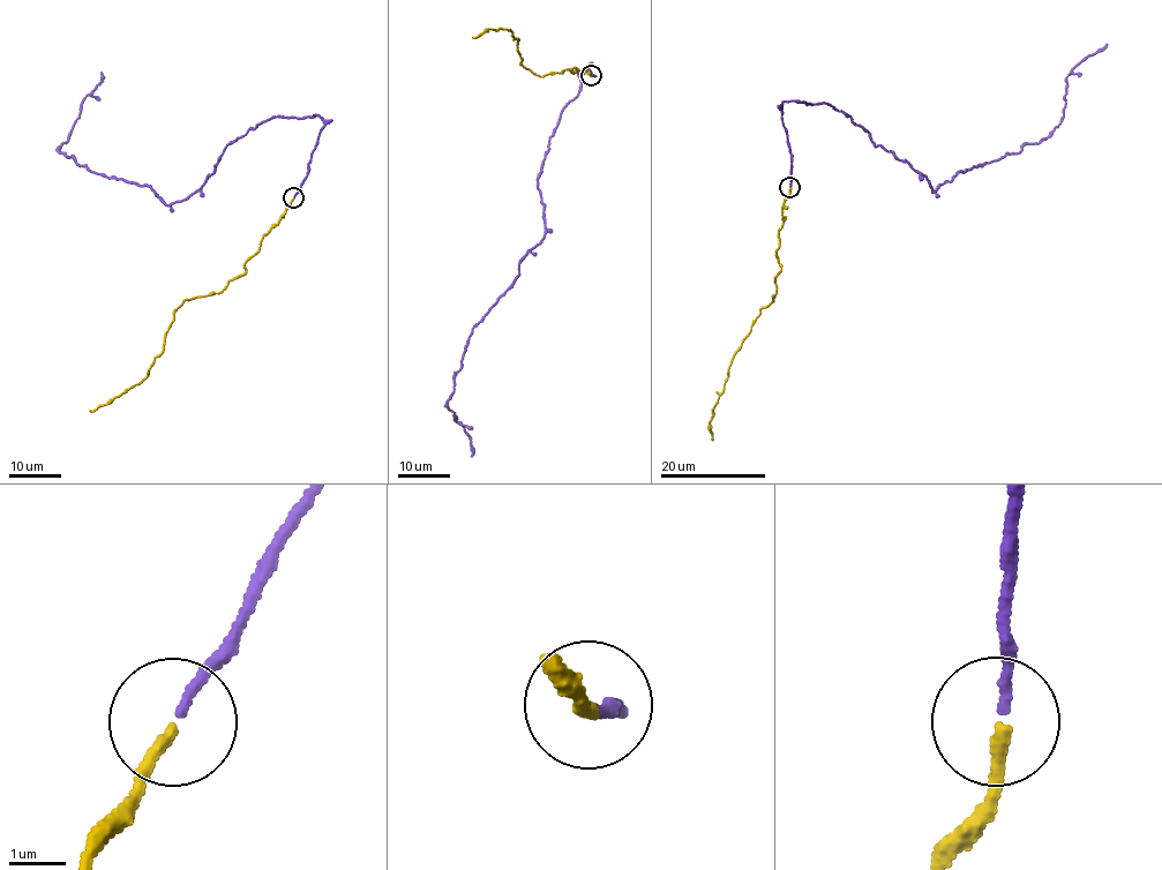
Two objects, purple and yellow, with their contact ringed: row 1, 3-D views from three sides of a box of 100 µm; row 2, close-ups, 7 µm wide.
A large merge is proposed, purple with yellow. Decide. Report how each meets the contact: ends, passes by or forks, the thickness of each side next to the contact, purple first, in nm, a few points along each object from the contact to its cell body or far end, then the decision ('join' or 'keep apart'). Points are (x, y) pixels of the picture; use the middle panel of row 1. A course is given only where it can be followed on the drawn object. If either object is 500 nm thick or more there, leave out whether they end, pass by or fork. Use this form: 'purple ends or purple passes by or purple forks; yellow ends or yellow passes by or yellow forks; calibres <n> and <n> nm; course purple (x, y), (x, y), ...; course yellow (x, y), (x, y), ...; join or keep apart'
purple ends; yellow ends; calibres 150 and 220 nm; course purple (591, 75), (589, 67), (579, 74), (542, 160), (545, 234), (472, 329), (454, 376), (448, 405), (472, 456); course yellow (592, 75), (574, 67), (576, 73), (539, 76), (520, 62), (518, 39), (507, 29), (488, 29), (472, 37); join

